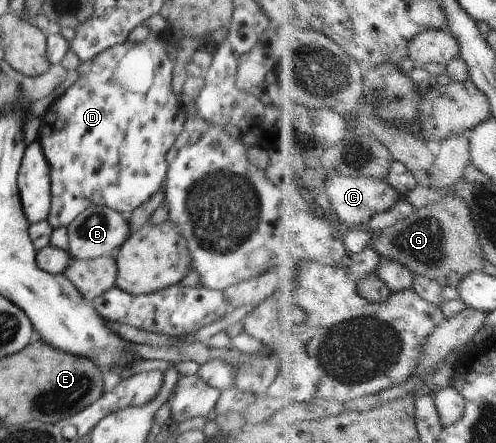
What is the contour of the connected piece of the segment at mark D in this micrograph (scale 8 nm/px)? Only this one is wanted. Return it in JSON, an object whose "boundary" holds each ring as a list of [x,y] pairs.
{"boundary":[[[163,36],[133,43],[128,39],[105,49],[93,61],[81,62],[79,79],[41,117],[38,141],[49,163],[51,205],[46,219],[52,228],[68,227],[89,206],[105,205],[128,216],[164,187],[167,151],[182,134],[186,121],[173,92],[173,65]]]}

